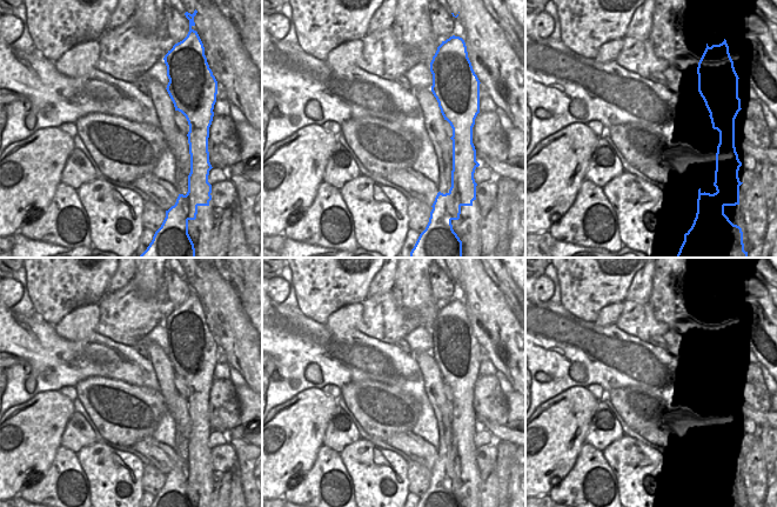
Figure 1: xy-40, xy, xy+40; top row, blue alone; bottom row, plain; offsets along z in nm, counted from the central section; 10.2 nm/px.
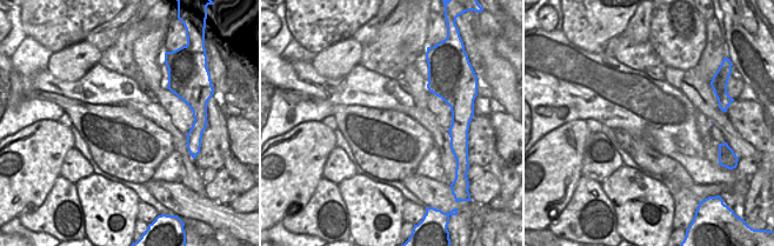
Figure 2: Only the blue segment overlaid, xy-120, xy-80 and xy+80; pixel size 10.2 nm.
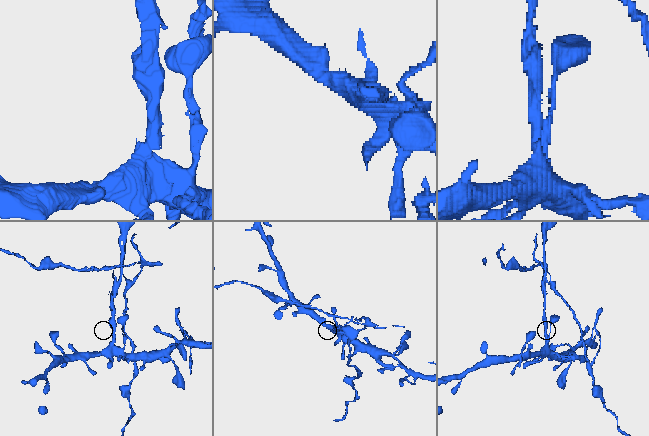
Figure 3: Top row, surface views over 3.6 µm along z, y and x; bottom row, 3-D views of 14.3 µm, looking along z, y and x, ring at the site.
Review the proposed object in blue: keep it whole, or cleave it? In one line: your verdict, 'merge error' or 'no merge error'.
merge error

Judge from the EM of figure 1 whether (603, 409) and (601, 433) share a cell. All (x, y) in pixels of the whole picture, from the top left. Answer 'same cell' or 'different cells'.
same cell

